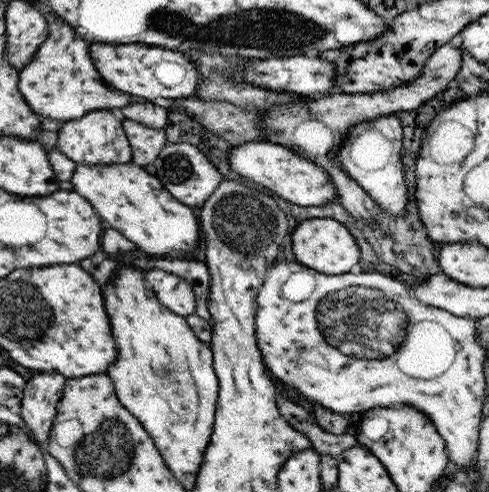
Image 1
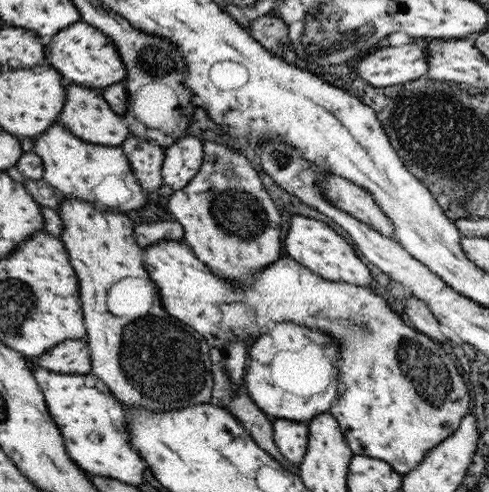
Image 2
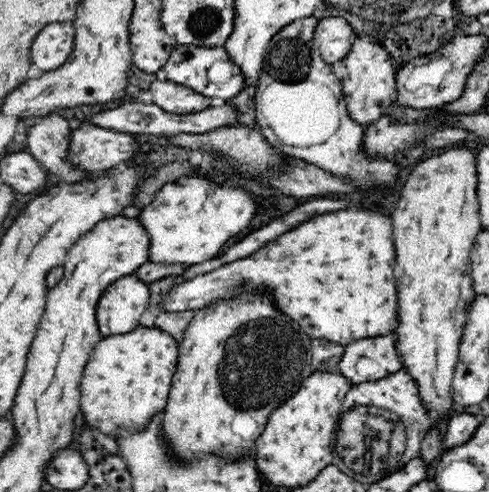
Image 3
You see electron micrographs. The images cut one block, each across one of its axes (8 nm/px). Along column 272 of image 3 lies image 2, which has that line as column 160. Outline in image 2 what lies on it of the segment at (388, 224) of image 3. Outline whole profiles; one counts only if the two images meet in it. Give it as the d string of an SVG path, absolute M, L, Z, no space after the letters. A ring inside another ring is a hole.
M159 240L149 244L143 252L147 272L151 278L155 276L155 286L159 286L163 308L173 318L199 332L211 348L219 350L235 338L231 332L217 326L221 312L215 304L223 302L247 302L249 308L259 312L259 318L255 316L257 324L249 330L251 334L243 332L239 340L253 342L257 332L263 332L269 320L293 322L333 336L339 342L339 380L343 382L343 390L329 414L339 422L353 456L385 460L395 472L405 476L415 470L433 448L443 444L443 440L449 440L465 418L471 394L467 394L451 358L447 358L445 350L441 350L429 336L415 328L407 328L385 300L369 288L323 280L285 256L275 260L271 268L259 272L255 284L235 286L217 278L205 264L201 264L185 242Z

